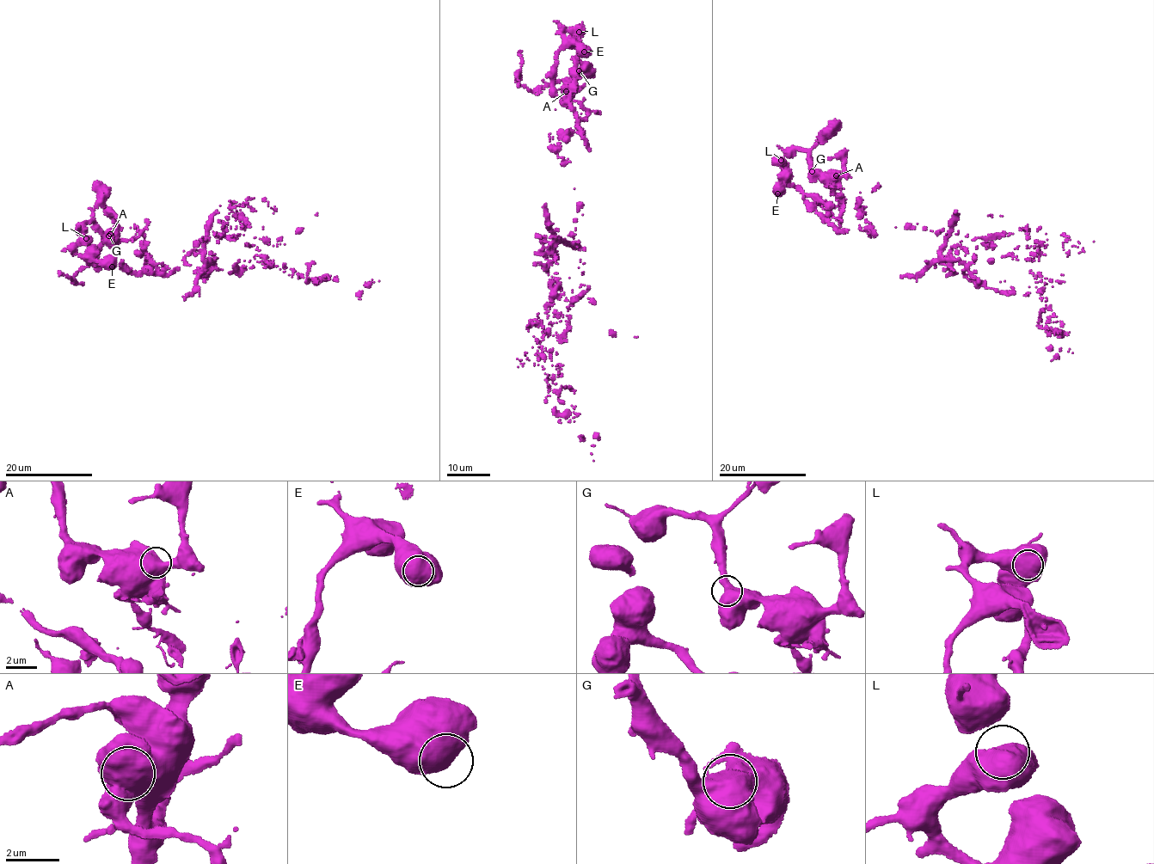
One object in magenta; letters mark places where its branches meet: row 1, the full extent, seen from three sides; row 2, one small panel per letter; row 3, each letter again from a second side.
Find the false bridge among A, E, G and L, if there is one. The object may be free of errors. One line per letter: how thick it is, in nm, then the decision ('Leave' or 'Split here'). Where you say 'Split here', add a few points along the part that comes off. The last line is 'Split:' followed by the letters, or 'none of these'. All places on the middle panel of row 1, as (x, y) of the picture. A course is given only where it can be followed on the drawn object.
A: Thickness 900 nm. Leave
E: Thickness 850 nm. Leave
G: Thickness 800 nm. Leave
L: Thickness 800 nm. Leave
Split: none of these

